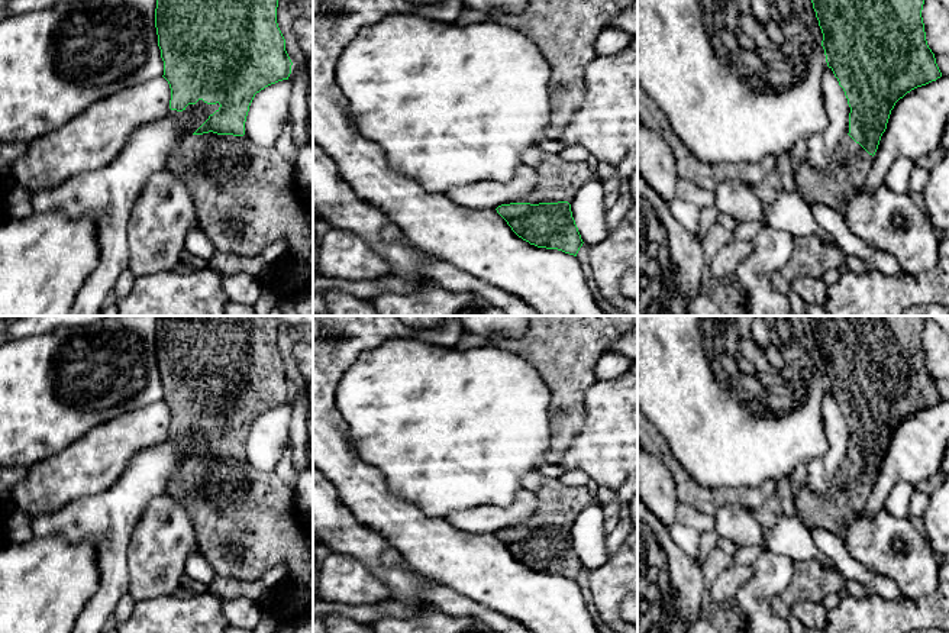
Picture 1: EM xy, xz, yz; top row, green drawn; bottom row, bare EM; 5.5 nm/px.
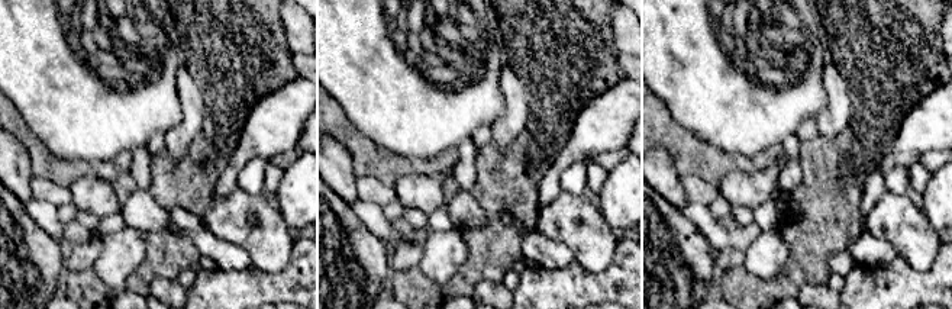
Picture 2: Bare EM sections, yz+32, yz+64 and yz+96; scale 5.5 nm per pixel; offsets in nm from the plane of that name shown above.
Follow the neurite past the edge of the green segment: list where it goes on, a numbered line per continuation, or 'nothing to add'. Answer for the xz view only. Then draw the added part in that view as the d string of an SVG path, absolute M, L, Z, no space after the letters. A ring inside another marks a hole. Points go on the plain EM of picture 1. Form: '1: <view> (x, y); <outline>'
1: xz (559, 504); M545 478L542 487L536 490L535 494L539 498L538 511L514 527L571 527L578 514L593 500L597 500L587 485L569 487L558 478Z

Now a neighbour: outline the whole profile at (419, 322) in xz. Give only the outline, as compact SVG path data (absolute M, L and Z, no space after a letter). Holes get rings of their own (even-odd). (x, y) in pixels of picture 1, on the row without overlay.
M398 316L401 322L416 329L432 329L442 323L443 316Z

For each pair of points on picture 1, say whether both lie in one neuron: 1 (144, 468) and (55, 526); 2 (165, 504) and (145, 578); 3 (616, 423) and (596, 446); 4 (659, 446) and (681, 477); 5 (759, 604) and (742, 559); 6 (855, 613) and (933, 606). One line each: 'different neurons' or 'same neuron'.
1: same neuron
2: same neuron
3: same neuron
4: same neuron
5: different neurons
6: same neuron

